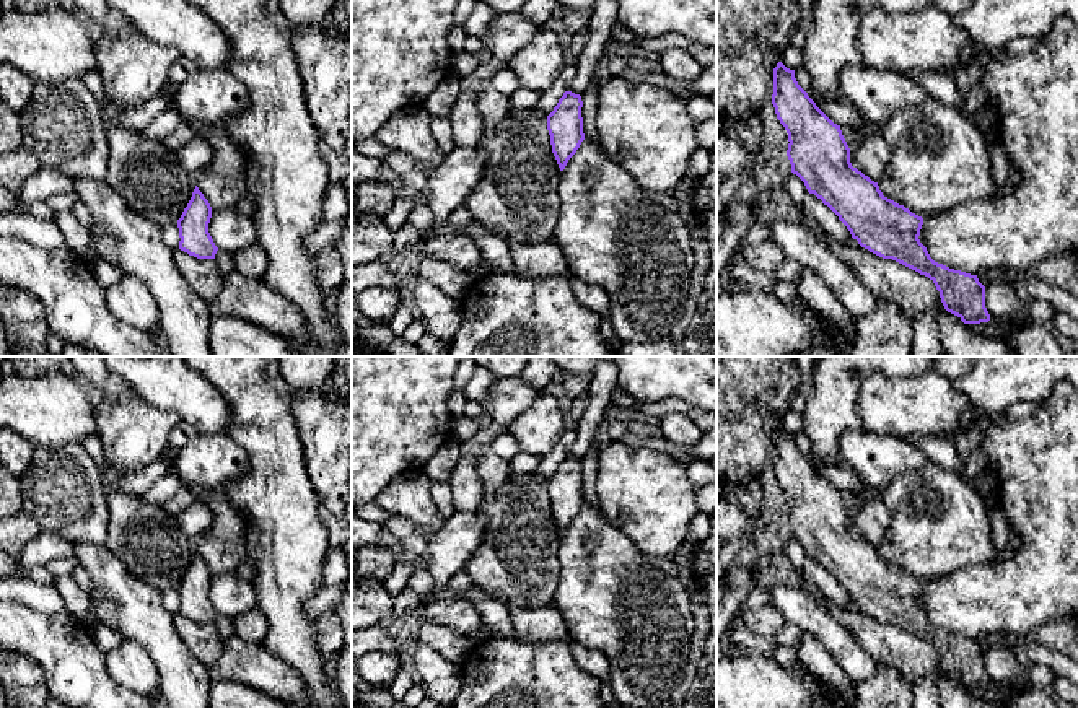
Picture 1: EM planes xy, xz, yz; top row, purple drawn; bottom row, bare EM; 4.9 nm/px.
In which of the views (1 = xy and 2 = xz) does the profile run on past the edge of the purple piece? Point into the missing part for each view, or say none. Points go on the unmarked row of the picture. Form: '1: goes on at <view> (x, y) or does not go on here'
1: does not go on here
2: does not go on here

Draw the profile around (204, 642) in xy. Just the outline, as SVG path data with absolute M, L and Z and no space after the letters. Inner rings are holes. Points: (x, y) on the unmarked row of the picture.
M181 614L173 618L191 654L207 667L215 664L225 643L215 623L197 623Z

